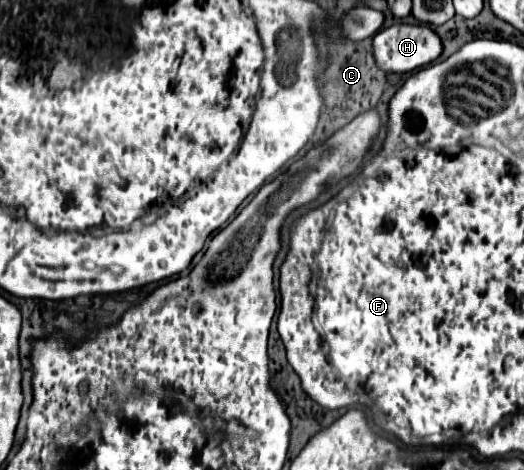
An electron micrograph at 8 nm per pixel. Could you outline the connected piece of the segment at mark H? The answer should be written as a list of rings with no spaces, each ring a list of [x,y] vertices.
[[[391,25],[373,37],[375,65],[385,73],[411,73],[435,61],[441,55],[441,49],[441,39],[425,25]]]

